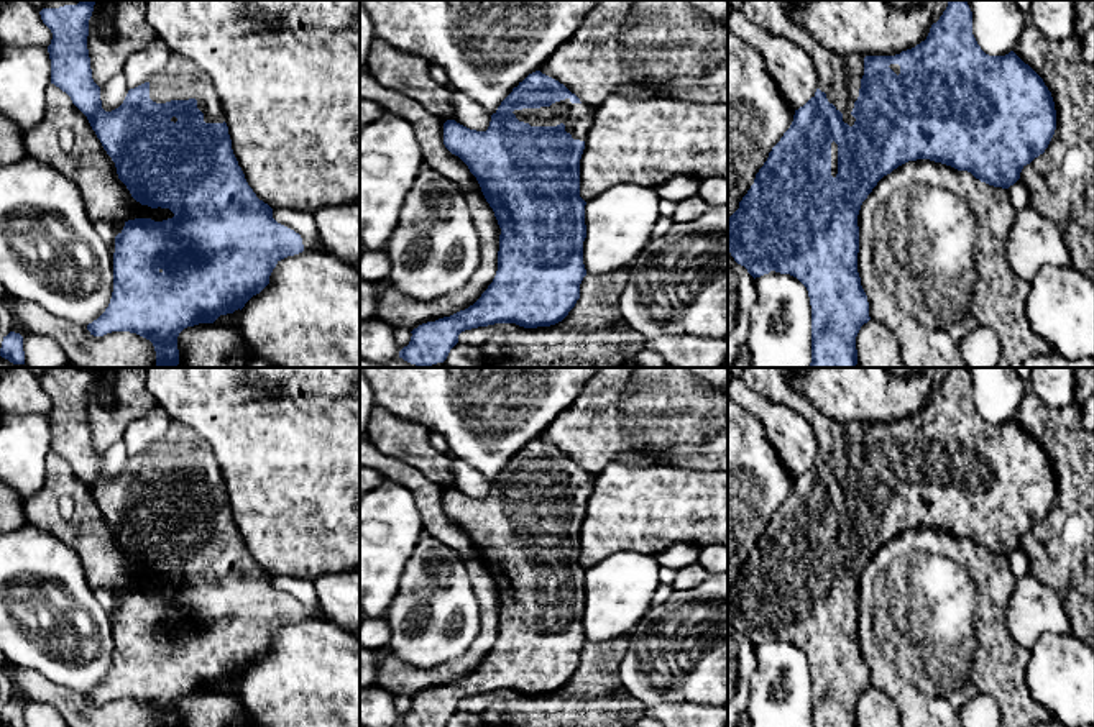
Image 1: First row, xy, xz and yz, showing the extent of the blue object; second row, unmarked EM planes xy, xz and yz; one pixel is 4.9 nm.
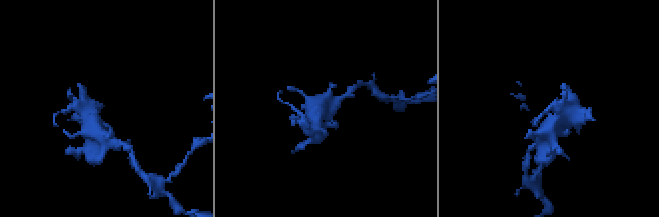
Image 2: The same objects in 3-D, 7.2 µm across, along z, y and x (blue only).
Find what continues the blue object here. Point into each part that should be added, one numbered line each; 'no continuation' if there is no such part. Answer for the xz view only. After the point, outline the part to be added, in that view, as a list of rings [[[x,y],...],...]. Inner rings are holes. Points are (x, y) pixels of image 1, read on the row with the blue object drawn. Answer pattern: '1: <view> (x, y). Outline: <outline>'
1: xz (577, 117). Outline: [[[570,98],[540,108],[522,108],[513,112],[519,121],[531,126],[565,125],[565,131],[573,139],[586,141],[588,130],[593,123],[595,108],[586,103],[572,103]]]

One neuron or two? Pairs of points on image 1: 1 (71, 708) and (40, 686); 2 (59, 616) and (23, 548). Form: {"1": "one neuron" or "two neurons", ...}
{"1": "one neuron", "2": "one neuron"}

